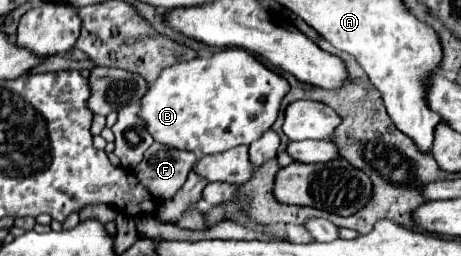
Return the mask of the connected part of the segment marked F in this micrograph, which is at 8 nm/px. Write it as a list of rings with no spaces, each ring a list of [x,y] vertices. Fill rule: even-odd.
[[[153,143],[143,161],[135,167],[139,183],[157,199],[171,199],[187,181],[197,157],[189,151],[179,151],[161,143]]]

